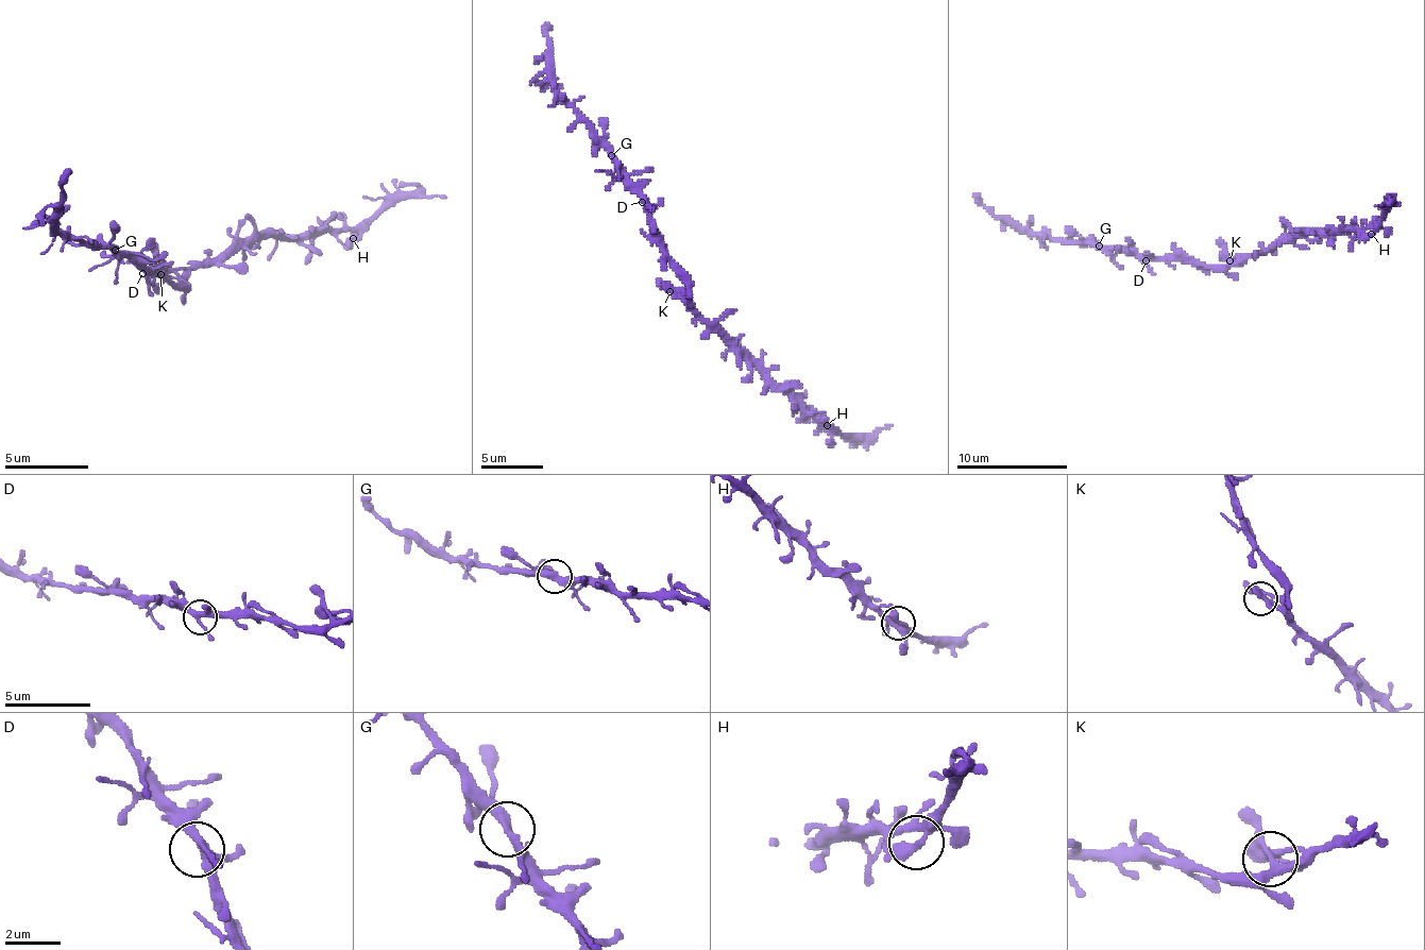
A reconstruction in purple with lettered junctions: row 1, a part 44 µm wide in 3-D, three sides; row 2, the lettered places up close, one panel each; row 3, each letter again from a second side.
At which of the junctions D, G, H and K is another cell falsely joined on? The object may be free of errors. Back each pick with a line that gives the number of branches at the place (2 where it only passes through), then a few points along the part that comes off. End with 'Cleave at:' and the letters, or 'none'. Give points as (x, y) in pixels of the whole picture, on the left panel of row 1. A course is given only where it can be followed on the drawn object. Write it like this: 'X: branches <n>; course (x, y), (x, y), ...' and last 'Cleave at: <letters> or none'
Cleave at: none

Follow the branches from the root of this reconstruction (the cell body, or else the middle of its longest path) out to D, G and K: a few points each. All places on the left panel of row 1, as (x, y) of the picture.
D: (182, 283), (168, 282), (159, 273), (142, 273)
G: (182, 283), (168, 282), (159, 273), (154, 273), (154, 269), (138, 265), (132, 256), (119, 255), (116, 251)
K: (182, 283), (173, 274), (160, 274)

